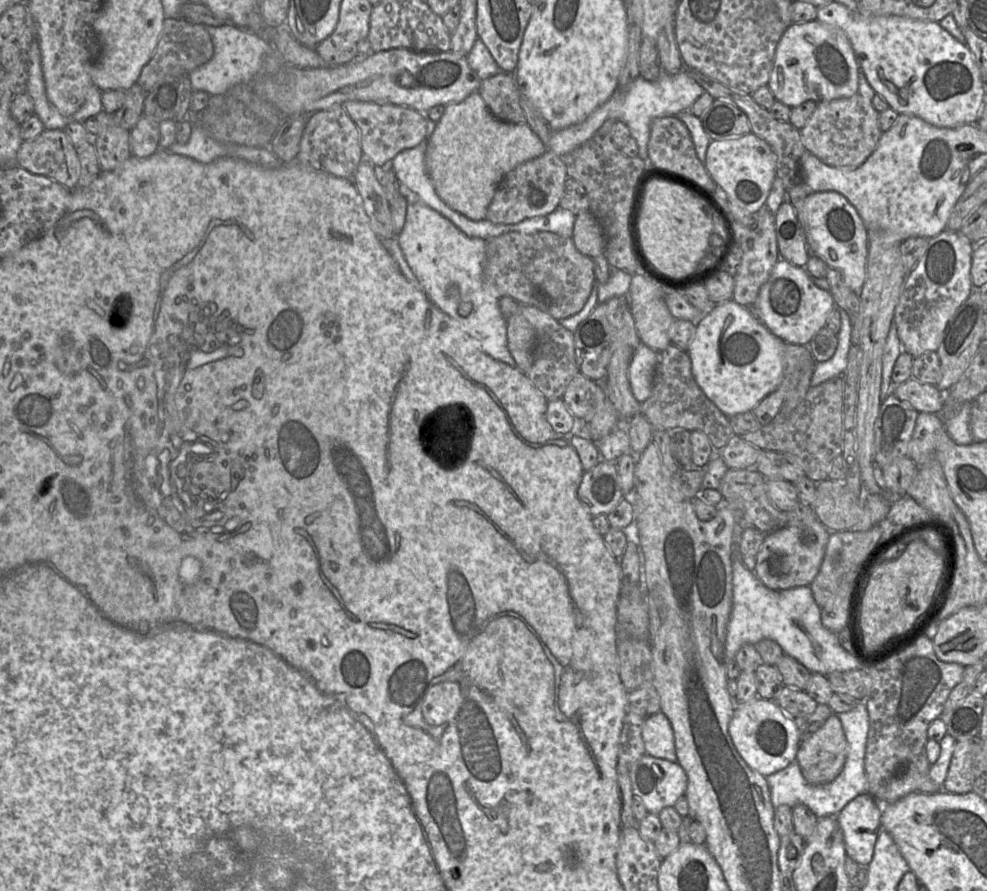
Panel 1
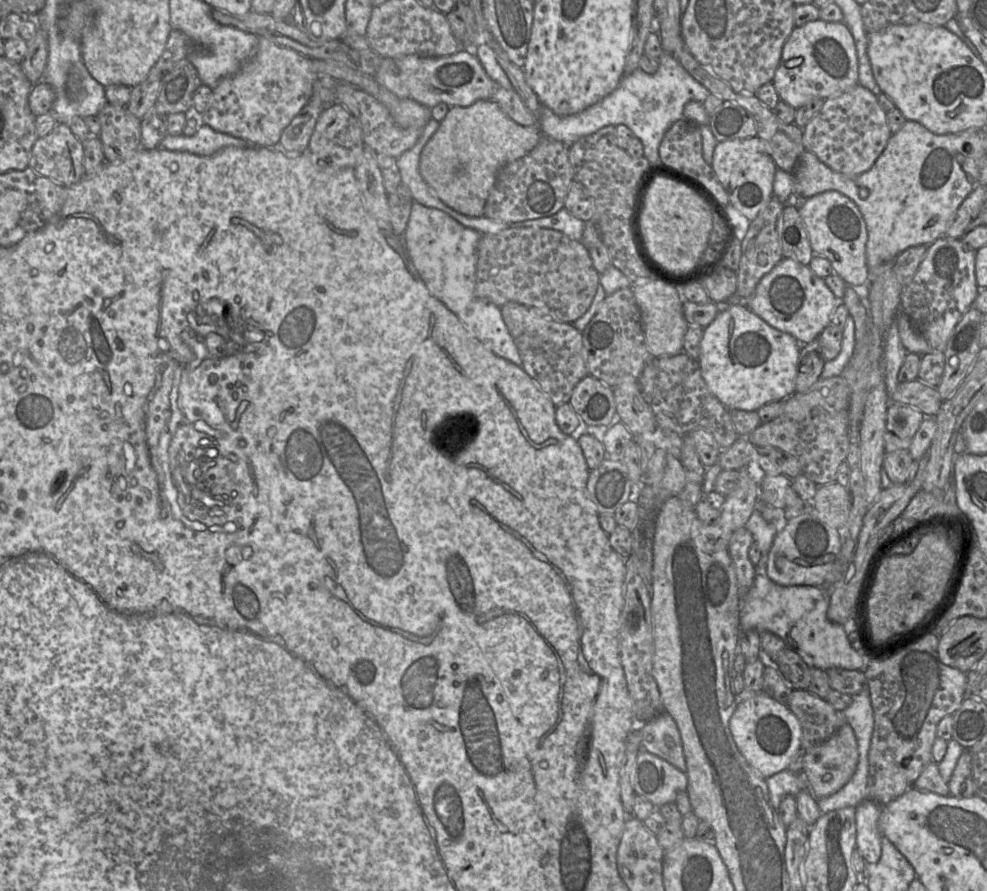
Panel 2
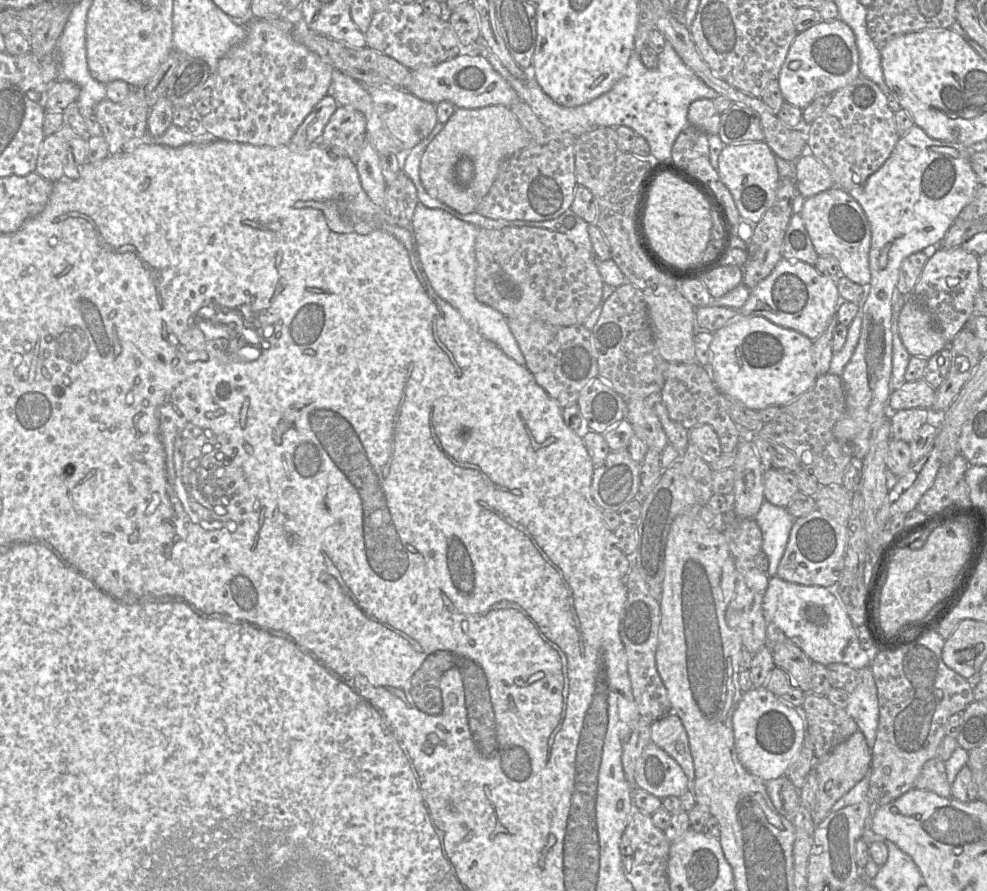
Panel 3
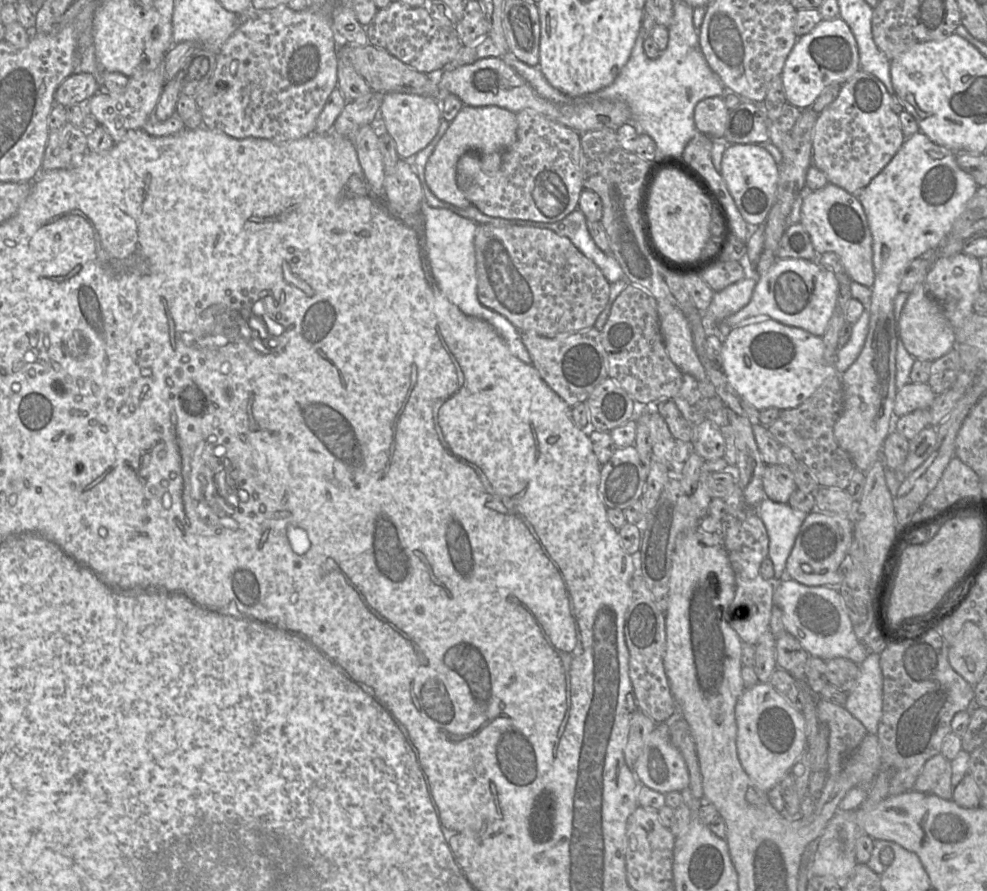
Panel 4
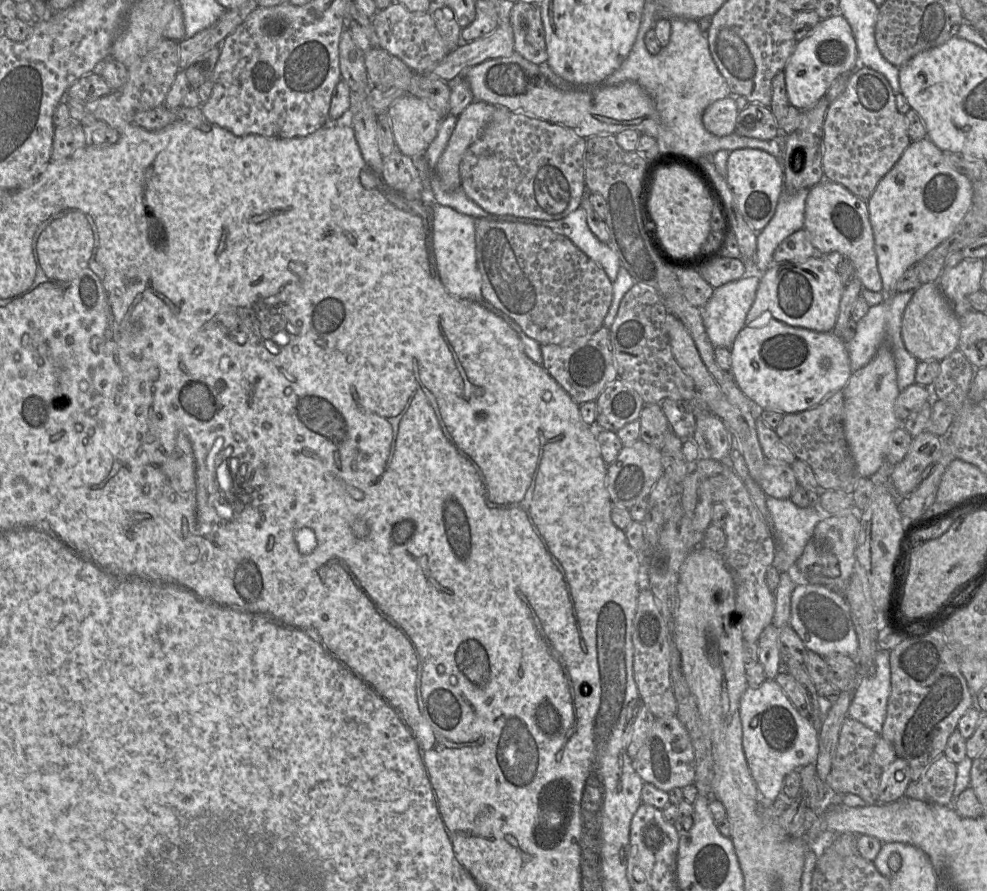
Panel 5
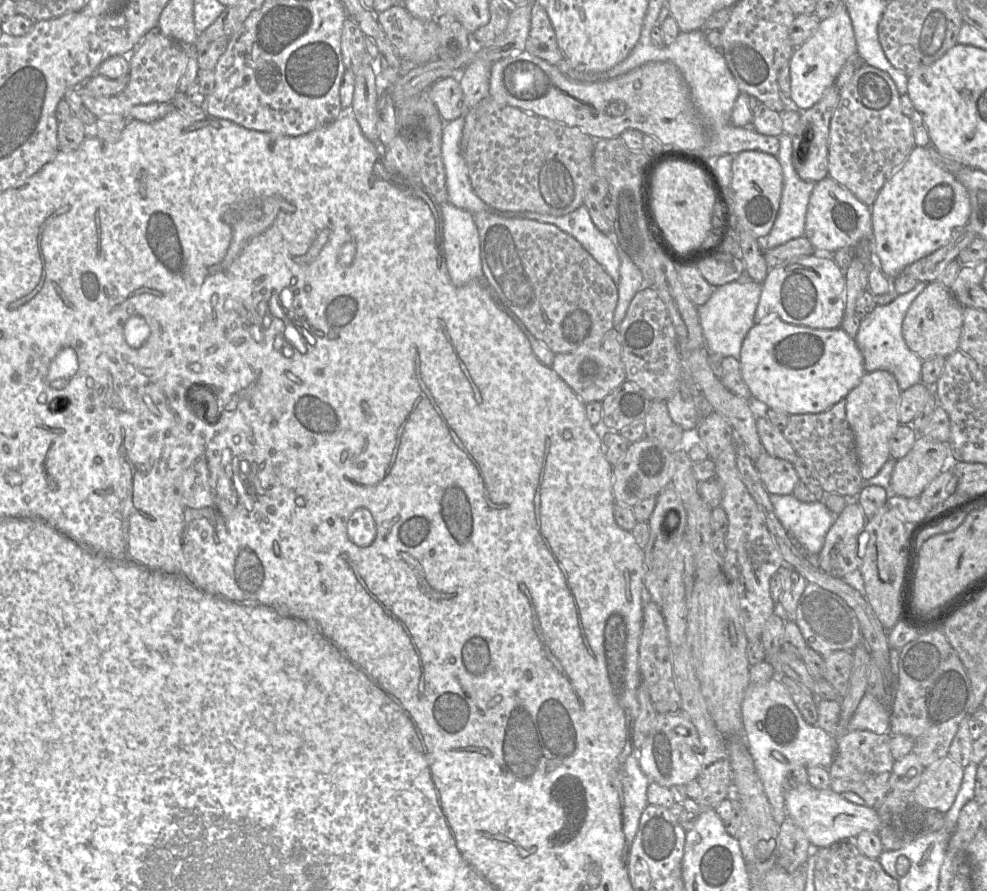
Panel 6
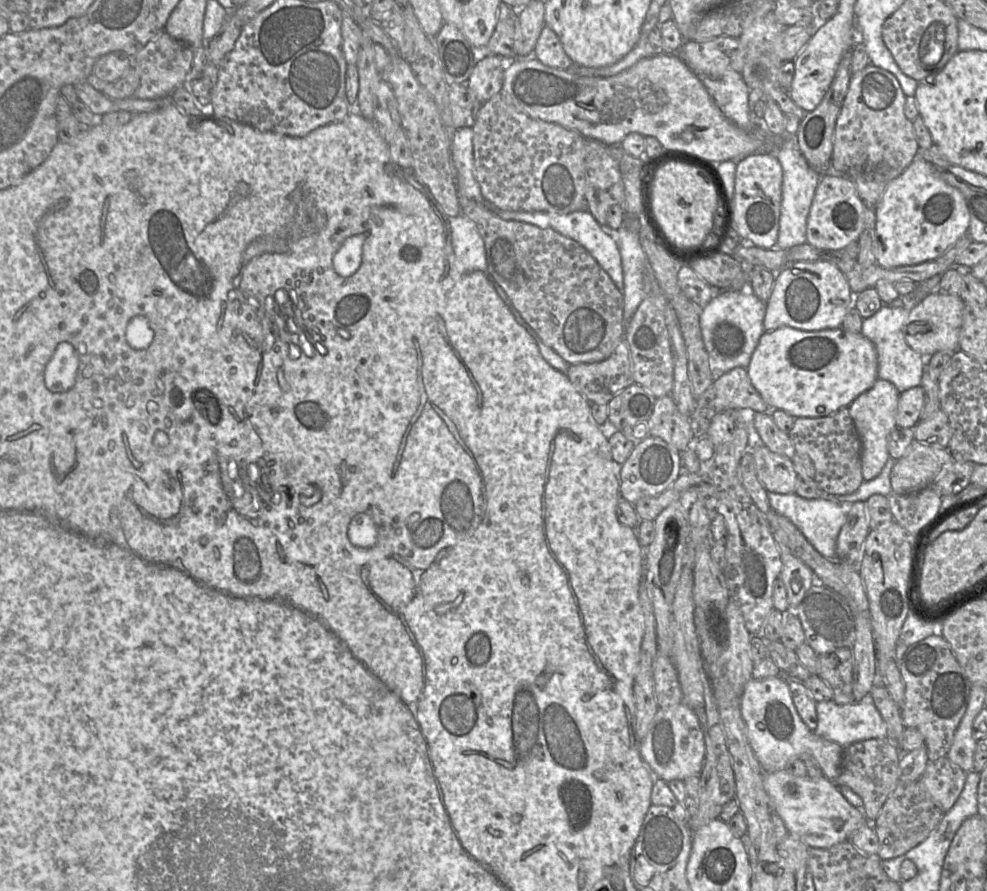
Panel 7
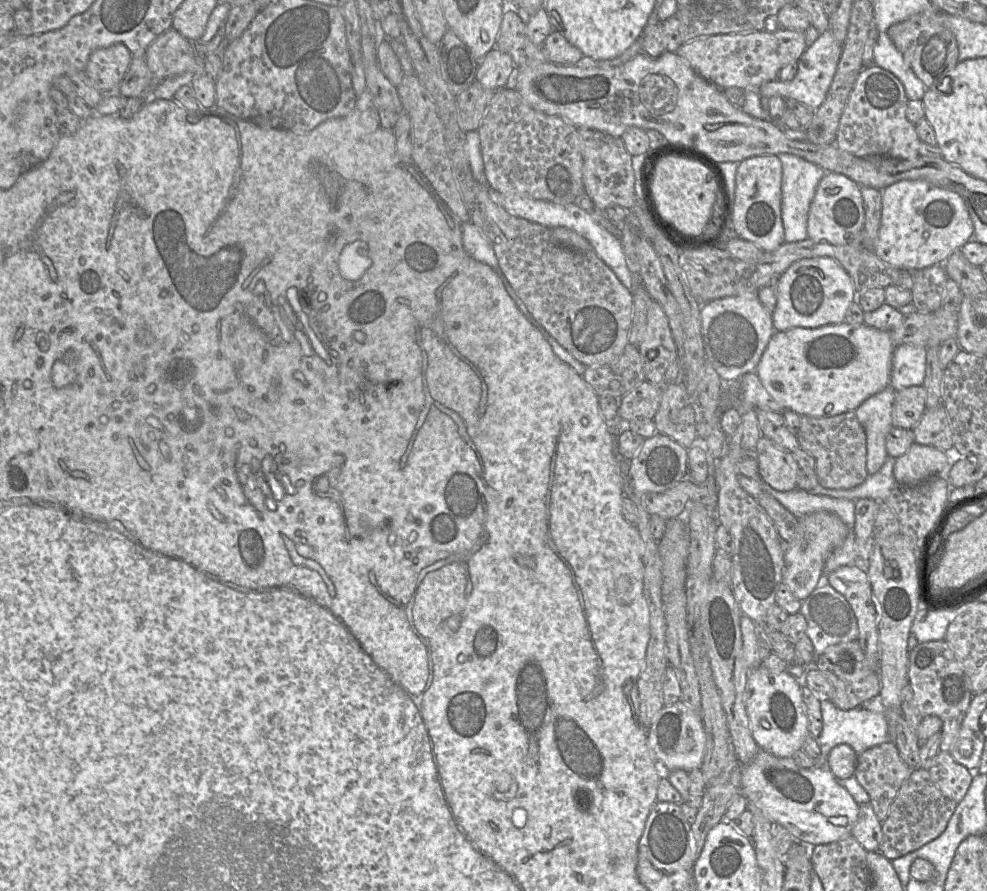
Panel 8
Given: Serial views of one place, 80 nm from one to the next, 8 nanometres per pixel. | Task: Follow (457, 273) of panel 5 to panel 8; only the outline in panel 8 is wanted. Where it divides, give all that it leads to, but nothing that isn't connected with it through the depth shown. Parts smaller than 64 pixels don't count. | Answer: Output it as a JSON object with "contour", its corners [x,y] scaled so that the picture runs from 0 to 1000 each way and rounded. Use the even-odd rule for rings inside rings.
{"contour":[[[477,248],[468,250],[467,259],[469,277],[473,285],[493,296],[509,311],[502,283],[489,260]]]}

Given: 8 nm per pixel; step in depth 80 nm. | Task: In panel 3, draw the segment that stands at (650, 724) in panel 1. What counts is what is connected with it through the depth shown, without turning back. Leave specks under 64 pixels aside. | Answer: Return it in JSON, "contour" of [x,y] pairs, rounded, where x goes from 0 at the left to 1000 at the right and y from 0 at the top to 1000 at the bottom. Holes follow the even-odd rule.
{"contour":[[[678,800],[662,810],[659,814],[659,831],[689,859],[697,874],[696,887],[703,893],[703,857],[696,822],[688,805]]]}

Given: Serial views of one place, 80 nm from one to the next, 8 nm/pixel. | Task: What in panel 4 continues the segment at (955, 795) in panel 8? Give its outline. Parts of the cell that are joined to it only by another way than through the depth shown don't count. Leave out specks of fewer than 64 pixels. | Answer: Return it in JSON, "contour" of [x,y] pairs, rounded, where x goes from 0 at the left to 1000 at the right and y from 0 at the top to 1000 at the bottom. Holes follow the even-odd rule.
{"contour":[[[949,846],[939,853],[924,887],[946,891],[956,898],[966,898],[963,855],[954,846]]]}

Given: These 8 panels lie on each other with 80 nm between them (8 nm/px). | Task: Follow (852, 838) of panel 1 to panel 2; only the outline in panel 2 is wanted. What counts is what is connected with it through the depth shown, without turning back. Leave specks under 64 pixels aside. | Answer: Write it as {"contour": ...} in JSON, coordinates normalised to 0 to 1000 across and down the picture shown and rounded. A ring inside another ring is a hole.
{"contour":[[[882,896],[869,902],[866,912],[867,920],[867,953],[877,969],[887,970],[893,962],[893,934],[890,921],[894,906]]]}

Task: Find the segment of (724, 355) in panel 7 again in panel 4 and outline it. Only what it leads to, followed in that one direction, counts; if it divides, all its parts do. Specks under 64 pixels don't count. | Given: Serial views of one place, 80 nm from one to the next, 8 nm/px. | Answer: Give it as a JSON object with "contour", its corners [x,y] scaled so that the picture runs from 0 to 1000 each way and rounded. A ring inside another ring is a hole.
{"contour":[[[754,312],[723,329],[718,345],[712,351],[716,377],[726,376],[727,365],[760,339],[767,316],[767,312]]]}

